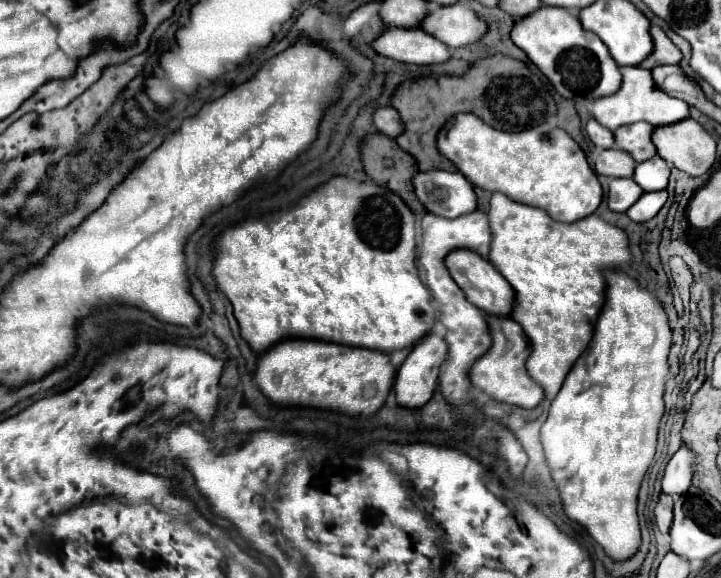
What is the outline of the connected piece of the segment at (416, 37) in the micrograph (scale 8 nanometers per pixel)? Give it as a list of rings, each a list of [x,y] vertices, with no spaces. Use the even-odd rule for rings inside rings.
[[[384,28],[380,36],[370,42],[370,46],[376,54],[384,58],[392,58],[408,64],[438,64],[438,62],[446,62],[452,54],[448,46],[444,46],[434,36],[426,34],[422,28]]]

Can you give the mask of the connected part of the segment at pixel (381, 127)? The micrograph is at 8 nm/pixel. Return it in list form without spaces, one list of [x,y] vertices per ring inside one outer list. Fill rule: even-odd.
[[[378,106],[372,114],[372,122],[378,132],[388,134],[390,138],[396,138],[404,132],[404,124],[392,106]]]

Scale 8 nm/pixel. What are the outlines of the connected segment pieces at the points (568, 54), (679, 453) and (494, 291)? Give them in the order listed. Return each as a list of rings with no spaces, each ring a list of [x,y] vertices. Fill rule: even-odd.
[[[540,6],[540,10],[534,10],[534,14],[518,18],[514,22],[510,38],[528,54],[528,58],[564,98],[586,96],[594,100],[610,96],[620,88],[622,78],[618,64],[610,56],[604,42],[596,34],[584,30],[578,16],[566,8]]]
[[[682,444],[664,468],[662,492],[674,494],[674,496],[688,492],[688,486],[692,482],[692,464],[694,464],[694,454],[690,448]]]
[[[456,248],[446,256],[446,268],[452,276],[452,280],[460,286],[460,290],[466,294],[466,300],[472,302],[476,308],[480,308],[484,314],[498,314],[498,316],[510,316],[512,304],[514,304],[514,290],[512,286],[498,274],[498,270],[480,254]]]

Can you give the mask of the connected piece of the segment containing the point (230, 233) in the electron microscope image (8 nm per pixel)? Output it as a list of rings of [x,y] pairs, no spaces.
[[[334,176],[326,184],[320,184],[314,188],[310,194],[302,196],[296,200],[296,204],[288,210],[282,212],[272,212],[266,216],[256,216],[248,218],[240,224],[234,224],[216,238],[214,250],[214,278],[218,282],[218,288],[226,294],[226,298],[234,306],[234,316],[240,324],[240,334],[242,338],[252,346],[252,350],[258,354],[276,342],[284,338],[318,338],[326,342],[336,342],[336,344],[346,344],[346,346],[360,346],[360,348],[370,348],[378,352],[392,352],[392,350],[402,350],[414,346],[420,338],[424,338],[436,322],[436,308],[430,306],[430,290],[420,282],[418,270],[414,264],[414,212],[406,206],[406,202],[388,190],[386,186],[374,184],[374,182],[358,182],[346,176]]]

